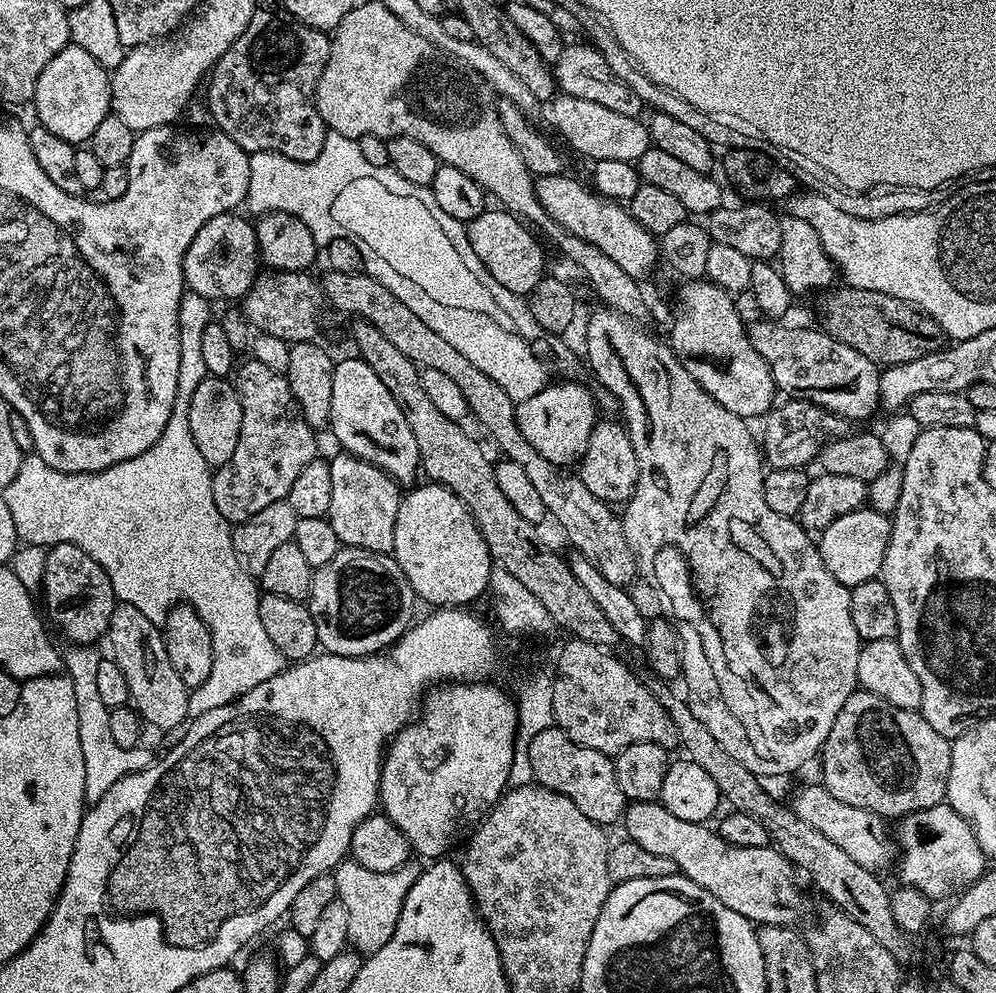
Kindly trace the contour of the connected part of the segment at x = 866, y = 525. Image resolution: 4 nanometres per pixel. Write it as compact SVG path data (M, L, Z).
M871 506L859 508L850 514L842 514L838 522L830 522L830 526L819 533L820 557L826 570L830 570L830 574L834 574L834 578L838 578L838 582L850 590L862 582L879 577L891 533L892 522L885 513L877 512Z

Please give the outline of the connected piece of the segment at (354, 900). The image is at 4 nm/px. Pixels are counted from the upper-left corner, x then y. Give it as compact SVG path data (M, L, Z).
M351 858L336 865L336 894L342 906L346 906L350 925L348 942L355 951L371 954L382 950L382 946L390 942L398 926L398 914L402 914L402 902L406 902L406 894L410 894L410 886L414 886L421 871L421 865L418 866L415 862L398 866L398 870L390 870L386 874L374 874L374 870L358 866Z

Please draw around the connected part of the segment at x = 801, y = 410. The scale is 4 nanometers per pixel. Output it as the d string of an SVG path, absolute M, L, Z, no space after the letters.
M788 398L777 403L772 411L763 417L764 440L762 436L762 456L769 469L804 468L815 461L821 448L833 438L839 438L849 431L850 424L842 416L835 416L809 400Z

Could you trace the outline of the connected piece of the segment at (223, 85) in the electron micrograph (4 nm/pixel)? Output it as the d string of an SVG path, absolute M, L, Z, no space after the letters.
M275 11L253 12L246 30L242 30L240 37L212 69L206 84L208 112L216 123L213 125L242 146L244 152L280 152L286 158L305 164L318 158L324 145L324 119L318 114L314 97L318 78L322 78L322 70L326 70L330 58L332 36L323 28L311 28L283 11Z

